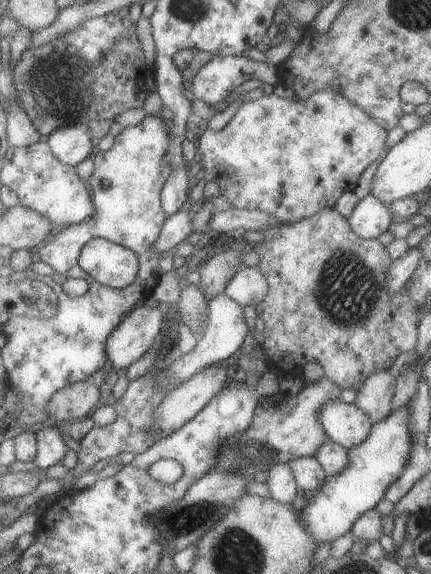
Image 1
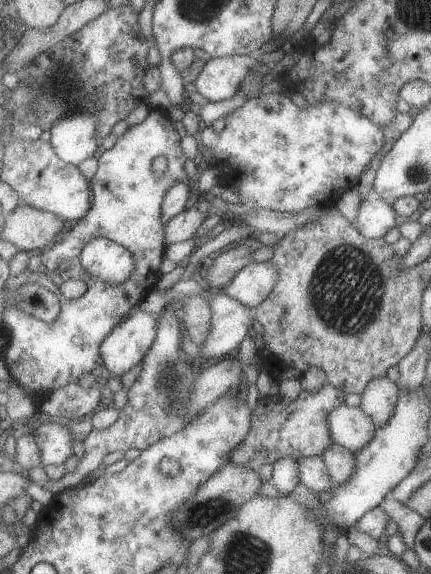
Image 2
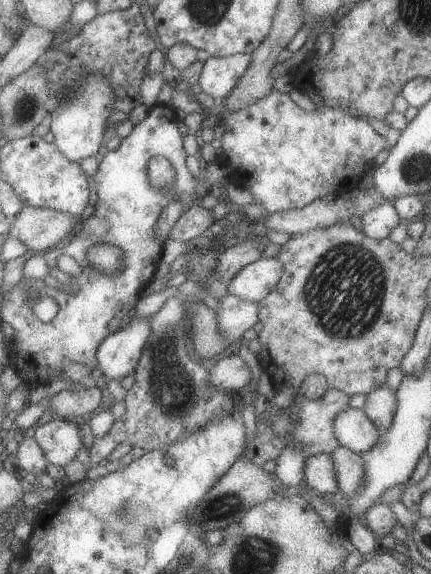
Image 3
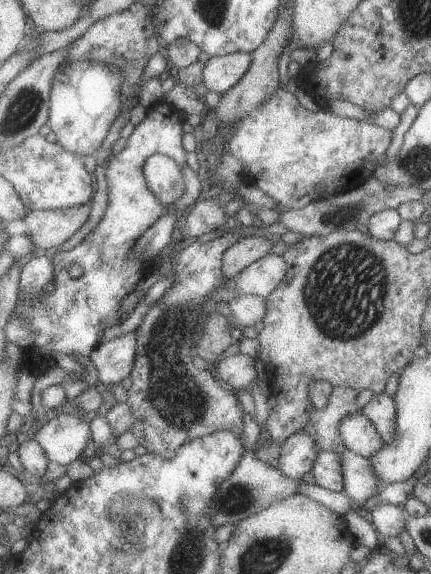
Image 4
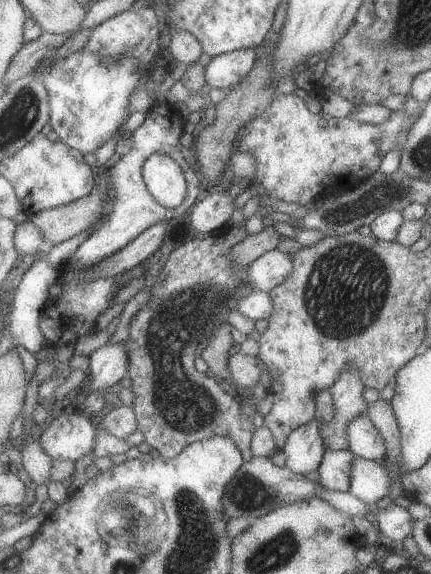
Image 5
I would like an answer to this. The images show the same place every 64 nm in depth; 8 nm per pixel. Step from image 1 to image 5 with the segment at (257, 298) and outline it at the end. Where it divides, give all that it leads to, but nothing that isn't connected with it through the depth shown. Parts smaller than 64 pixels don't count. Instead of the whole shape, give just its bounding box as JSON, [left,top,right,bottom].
[247,248,294,292]

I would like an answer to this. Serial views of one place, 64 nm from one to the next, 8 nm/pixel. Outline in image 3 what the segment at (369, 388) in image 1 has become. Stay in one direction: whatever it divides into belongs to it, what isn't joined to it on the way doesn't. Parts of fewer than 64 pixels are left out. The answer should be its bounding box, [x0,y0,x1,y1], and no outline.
[364,383,398,435]

